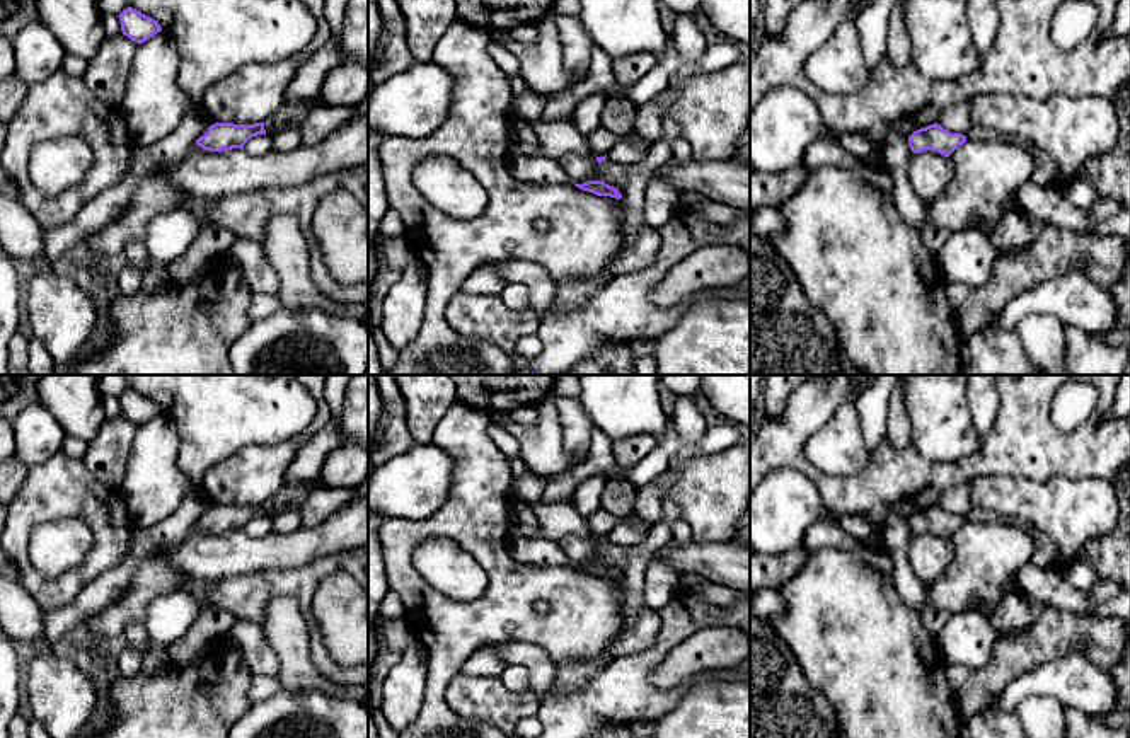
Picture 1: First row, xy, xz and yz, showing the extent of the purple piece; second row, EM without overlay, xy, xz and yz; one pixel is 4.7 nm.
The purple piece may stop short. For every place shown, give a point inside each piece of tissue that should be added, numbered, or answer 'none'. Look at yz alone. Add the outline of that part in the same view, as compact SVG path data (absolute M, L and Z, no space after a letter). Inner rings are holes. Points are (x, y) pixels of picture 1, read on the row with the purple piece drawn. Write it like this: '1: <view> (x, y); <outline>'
none

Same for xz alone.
none

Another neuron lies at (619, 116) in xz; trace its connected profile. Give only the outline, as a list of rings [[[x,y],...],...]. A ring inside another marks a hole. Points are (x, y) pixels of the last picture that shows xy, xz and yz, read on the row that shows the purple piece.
[[[646,51],[612,60],[612,70],[622,92],[607,101],[600,116],[602,128],[619,136],[629,136],[634,133],[637,106],[629,97],[629,90],[656,65],[658,58]]]

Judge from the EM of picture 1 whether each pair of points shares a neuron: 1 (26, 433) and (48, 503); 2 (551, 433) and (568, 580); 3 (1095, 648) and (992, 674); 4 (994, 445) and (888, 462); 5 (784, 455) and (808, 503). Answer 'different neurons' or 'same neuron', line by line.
1: different neurons
2: different neurons
3: same neuron
4: same neuron
5: different neurons

